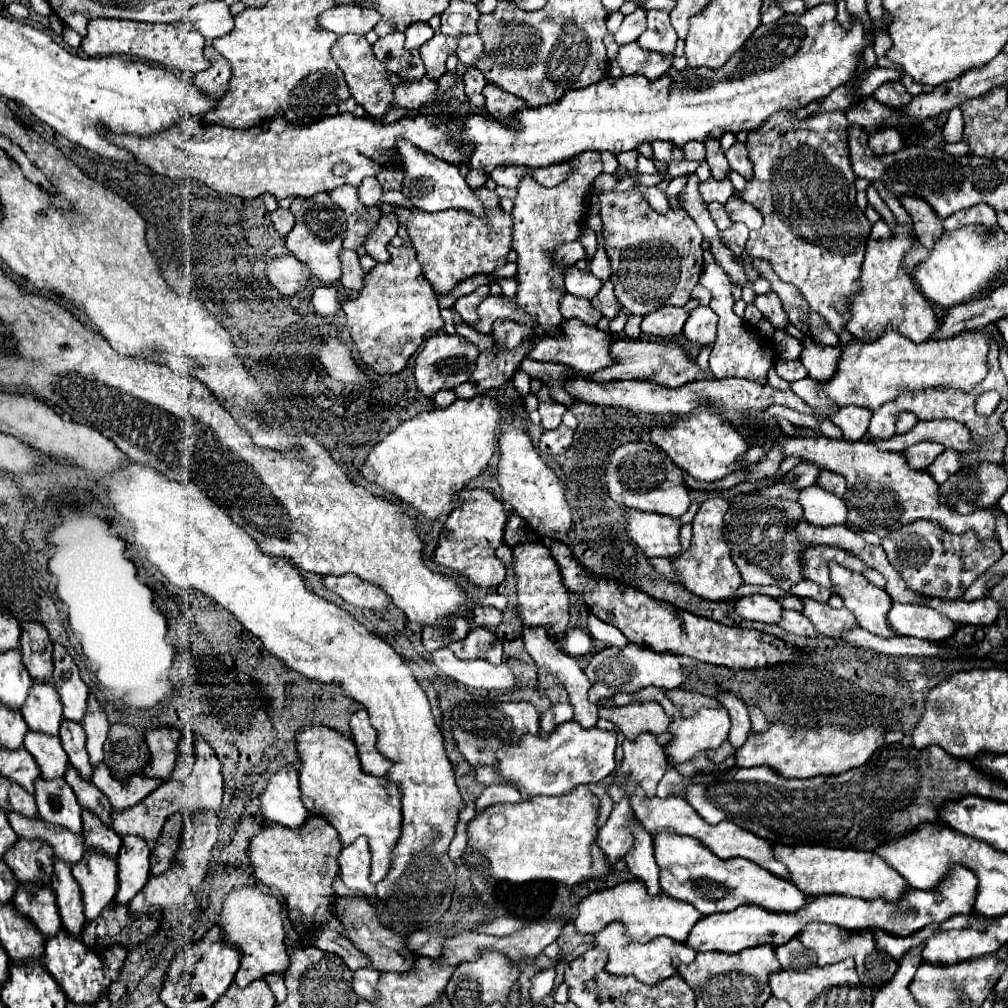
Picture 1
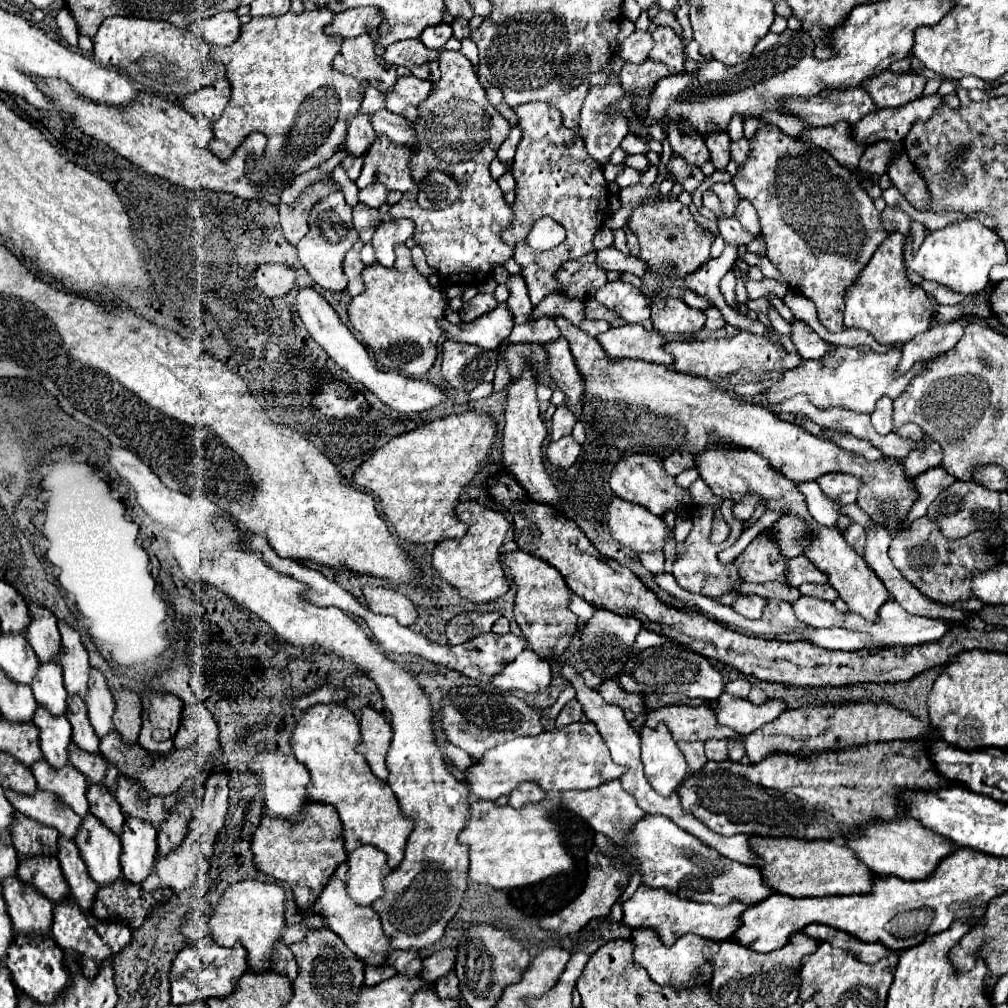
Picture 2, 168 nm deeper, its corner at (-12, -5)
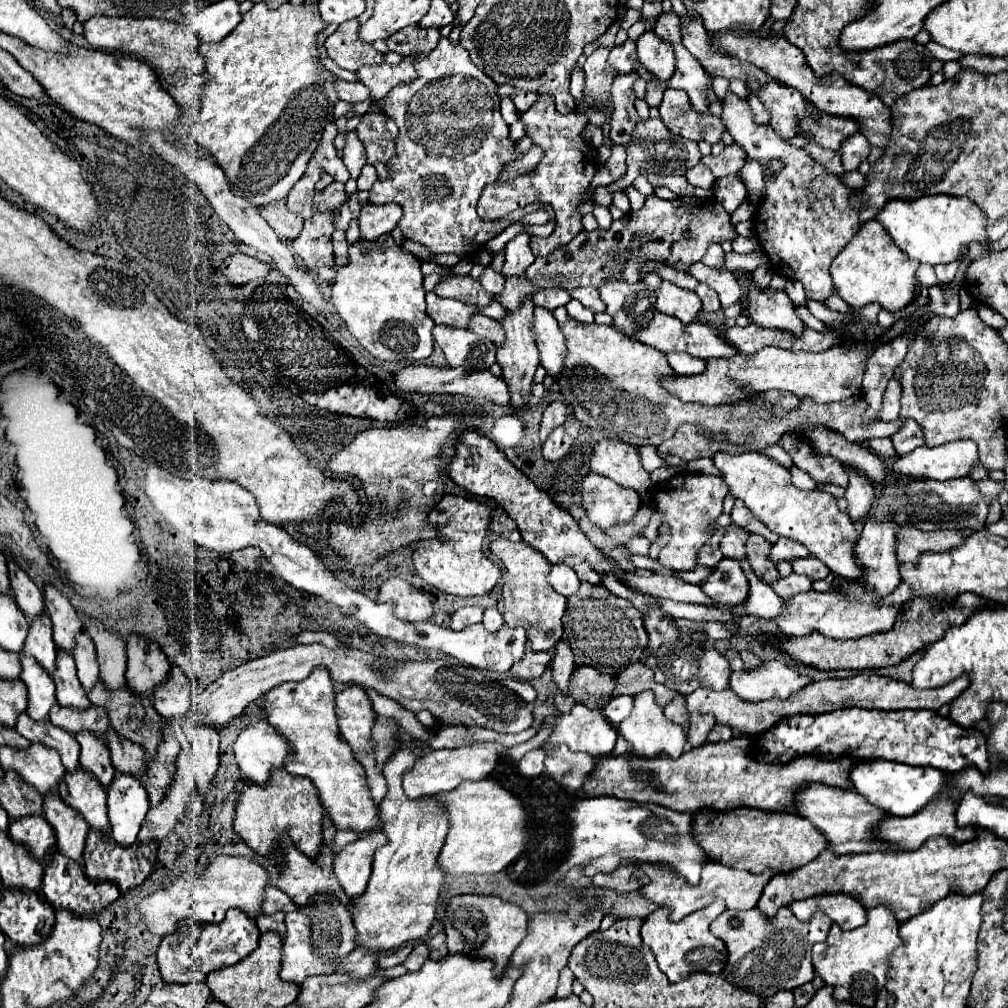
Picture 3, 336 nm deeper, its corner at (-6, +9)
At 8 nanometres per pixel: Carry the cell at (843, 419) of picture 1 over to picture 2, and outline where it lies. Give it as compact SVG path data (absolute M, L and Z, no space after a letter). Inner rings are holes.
M880 398L876 404L876 410L872 412L872 426L876 428L878 434L888 434L892 432L892 400L890 398Z

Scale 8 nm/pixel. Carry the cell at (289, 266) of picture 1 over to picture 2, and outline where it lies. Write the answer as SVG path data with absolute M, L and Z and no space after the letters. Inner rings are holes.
M262 264L254 274L256 286L268 296L286 296L296 288L296 272L286 264Z

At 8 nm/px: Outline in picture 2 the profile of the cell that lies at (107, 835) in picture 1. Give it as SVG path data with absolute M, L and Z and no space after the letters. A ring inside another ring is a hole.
M90 786L90 790L88 790L88 802L90 802L90 814L96 816L116 836L120 836L126 818L122 814L116 798L110 792L106 792L104 788Z

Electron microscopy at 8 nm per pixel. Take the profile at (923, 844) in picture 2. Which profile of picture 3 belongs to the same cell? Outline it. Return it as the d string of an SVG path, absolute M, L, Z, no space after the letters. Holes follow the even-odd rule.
M810 782L804 788L800 788L800 792L796 794L796 802L794 802L794 810L810 820L826 838L828 850L834 854L854 854L854 852L874 852L874 850L890 850L886 844L874 840L870 836L870 826L878 824L882 818L886 818L886 814L882 810L876 810L876 806L872 806L870 802L866 802L860 794L856 794L854 790L842 790L842 788L832 788L820 782Z

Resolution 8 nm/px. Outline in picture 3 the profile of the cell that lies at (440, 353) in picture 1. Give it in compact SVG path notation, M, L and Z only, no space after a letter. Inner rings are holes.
M434 326L432 336L452 368L462 366L466 370L488 370L496 362L494 344L470 330Z

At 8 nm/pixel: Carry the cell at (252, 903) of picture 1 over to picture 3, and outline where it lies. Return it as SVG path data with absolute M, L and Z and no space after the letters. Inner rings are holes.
M216 856L200 874L194 872L184 872L176 880L172 880L170 886L156 890L154 894L142 898L136 904L136 910L146 924L146 928L152 934L166 936L176 930L180 920L186 918L196 918L198 922L222 922L224 912L230 908L240 908L248 916L256 918L262 914L262 896L264 896L264 886L268 884L268 872L252 858L248 856Z

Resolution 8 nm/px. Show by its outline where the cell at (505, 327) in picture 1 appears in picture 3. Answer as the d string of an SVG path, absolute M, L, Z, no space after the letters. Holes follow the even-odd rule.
M518 232L504 248L506 252L506 262L504 262L504 268L502 268L502 274L504 276L512 276L512 274L518 274L522 276L524 270L536 260L536 256L532 254L530 250L530 238L532 234L528 232Z

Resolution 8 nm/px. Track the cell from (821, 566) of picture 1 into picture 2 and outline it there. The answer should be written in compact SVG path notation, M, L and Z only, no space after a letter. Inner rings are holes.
M800 554L796 558L790 560L788 564L788 582L792 586L800 586L804 582L814 582L814 584L826 584L828 578L824 576L824 572L820 572L810 560L808 556Z

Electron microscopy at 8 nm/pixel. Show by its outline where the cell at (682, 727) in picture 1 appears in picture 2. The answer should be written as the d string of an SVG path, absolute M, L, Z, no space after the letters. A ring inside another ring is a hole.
M722 694L720 700L714 704L714 714L718 724L732 728L740 736L746 736L778 718L784 712L784 706L786 704L782 700L768 700L762 706L754 706L748 700Z

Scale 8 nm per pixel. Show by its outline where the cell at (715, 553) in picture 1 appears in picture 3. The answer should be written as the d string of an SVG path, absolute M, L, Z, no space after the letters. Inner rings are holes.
M690 474L684 478L682 488L656 484L652 490L654 508L662 512L662 524L670 528L670 540L660 550L660 564L670 570L692 570L696 566L696 552L712 536L712 520L722 514L722 500L728 494L726 482L720 476Z

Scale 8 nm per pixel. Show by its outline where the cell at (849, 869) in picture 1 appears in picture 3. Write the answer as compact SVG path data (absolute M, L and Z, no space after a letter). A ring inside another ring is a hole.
M746 808L710 814L696 812L692 814L692 834L710 860L754 874L760 874L766 868L782 868L782 872L792 872L812 862L822 850L826 850L824 836L810 826L806 818L800 818L794 812L766 814L764 810Z

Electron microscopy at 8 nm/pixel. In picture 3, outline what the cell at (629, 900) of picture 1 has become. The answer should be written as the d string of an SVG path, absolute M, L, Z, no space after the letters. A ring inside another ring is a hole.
M704 862L700 882L688 884L686 878L682 878L682 874L674 872L674 868L666 866L666 864L644 864L642 870L650 876L650 884L642 888L644 898L648 898L650 902L654 902L658 906L668 906L672 910L672 914L670 914L672 922L678 922L684 916L688 916L696 910L702 910L704 906L712 904L716 898L724 898L726 906L730 910L750 910L758 904L758 898L762 896L766 882L770 882L770 878L776 876L774 870L764 870L762 874L752 874L746 870L736 870L736 868L724 866L720 862Z

